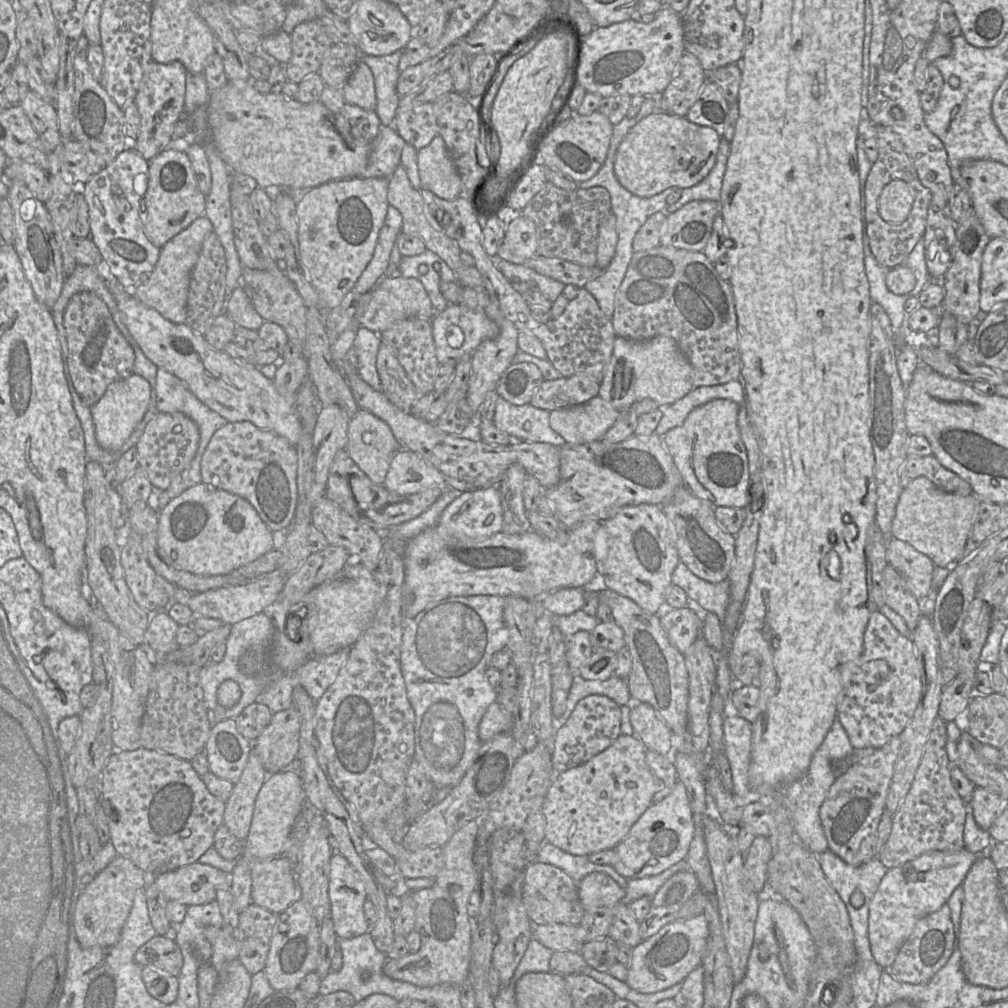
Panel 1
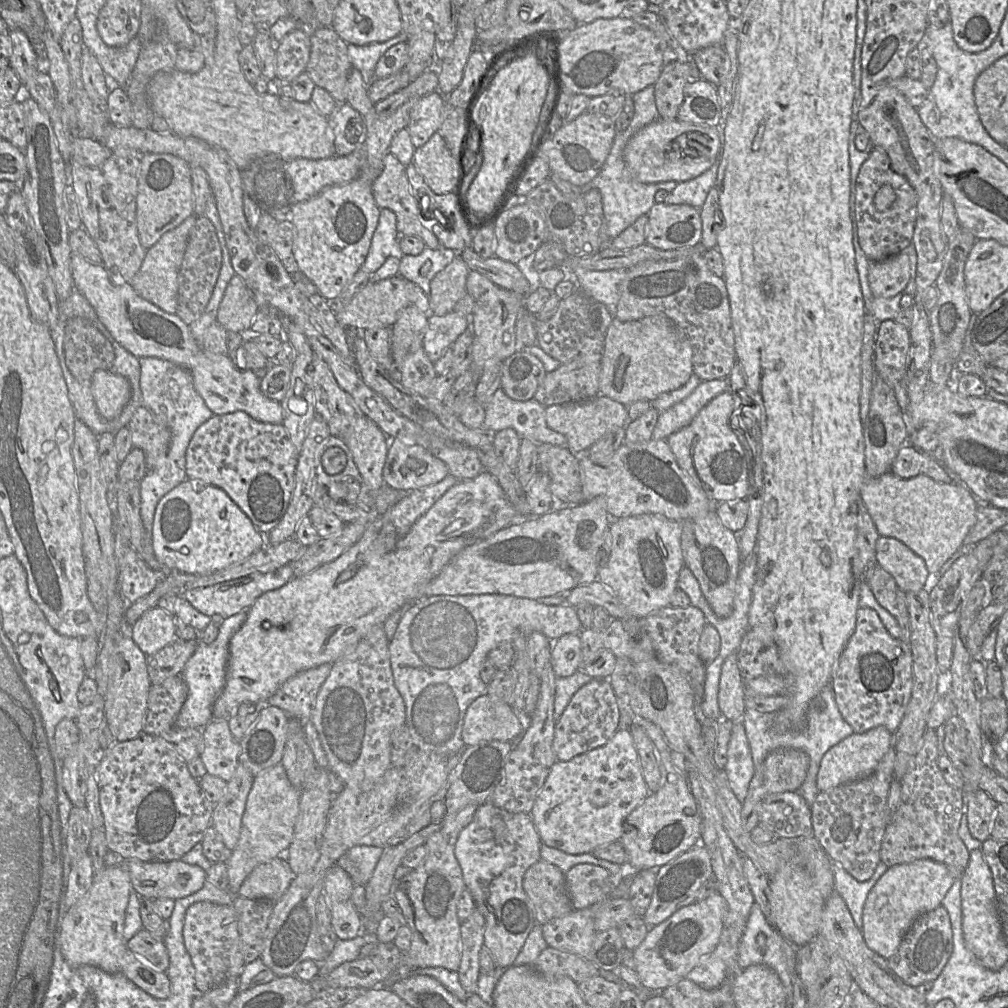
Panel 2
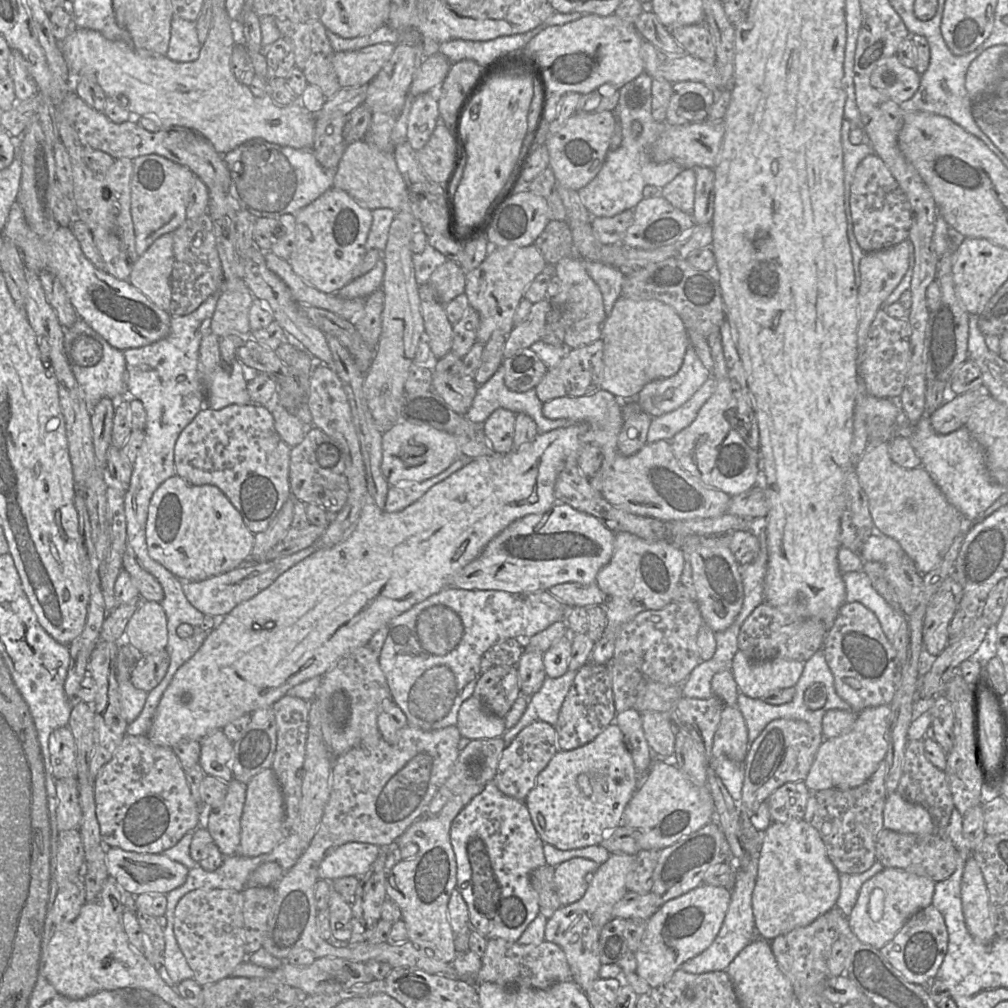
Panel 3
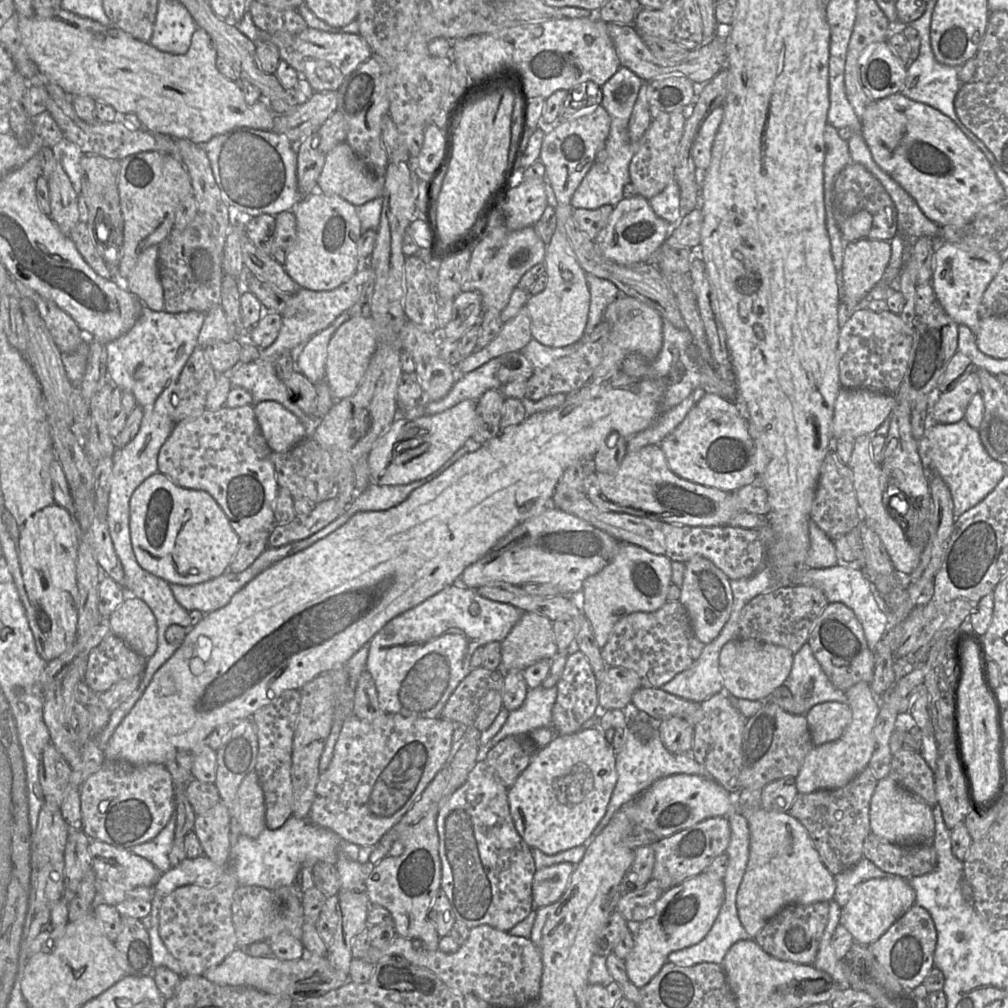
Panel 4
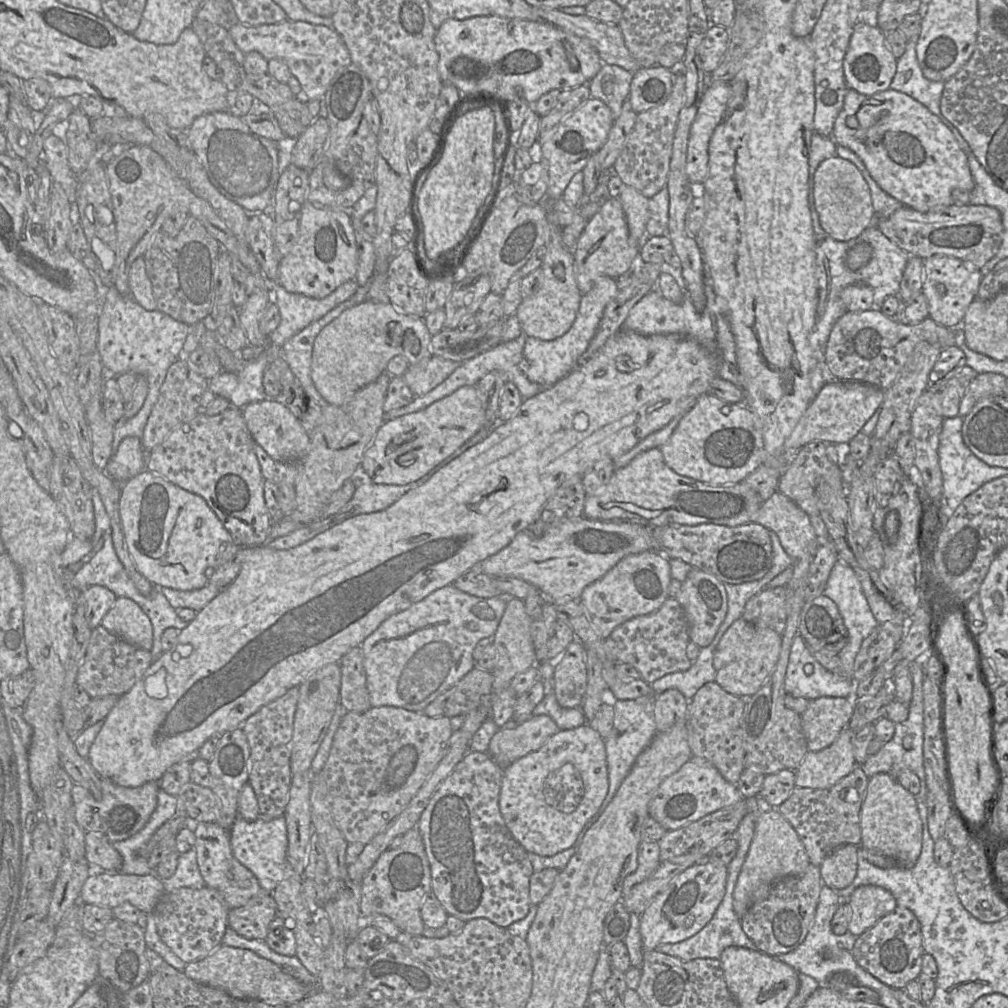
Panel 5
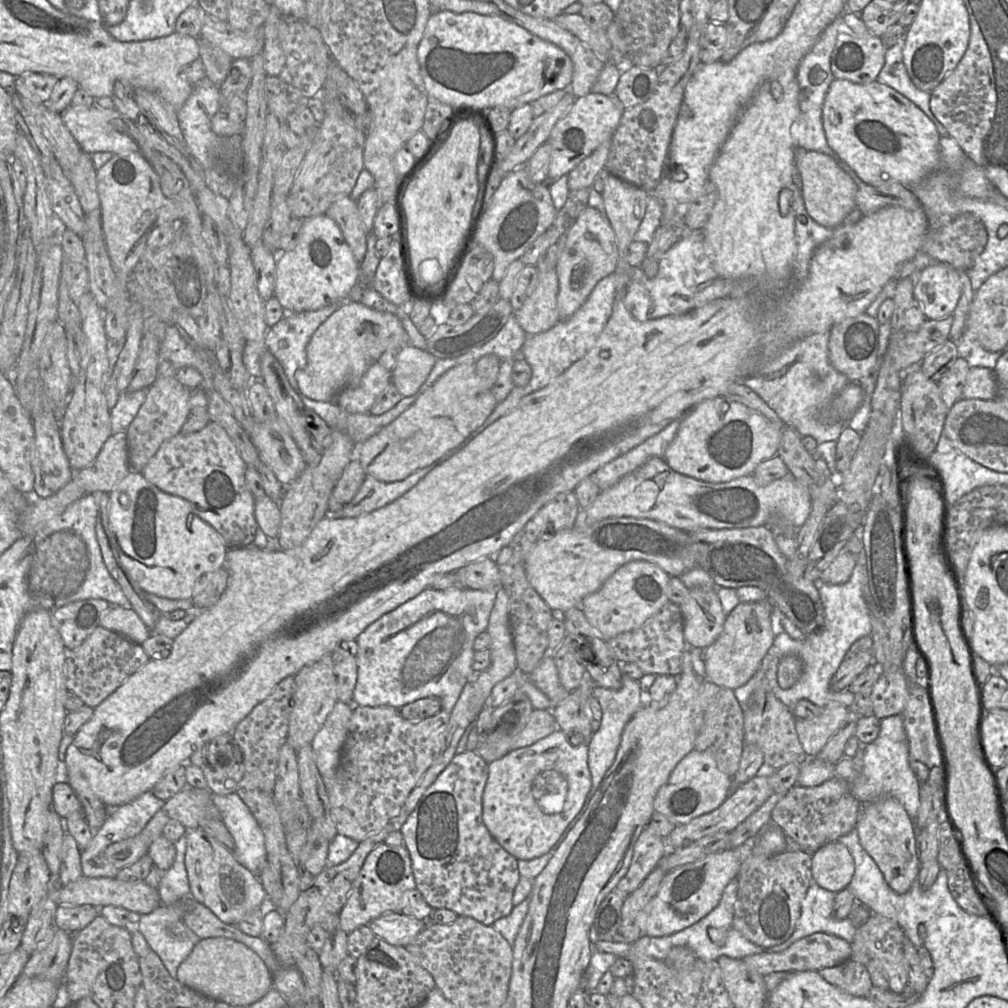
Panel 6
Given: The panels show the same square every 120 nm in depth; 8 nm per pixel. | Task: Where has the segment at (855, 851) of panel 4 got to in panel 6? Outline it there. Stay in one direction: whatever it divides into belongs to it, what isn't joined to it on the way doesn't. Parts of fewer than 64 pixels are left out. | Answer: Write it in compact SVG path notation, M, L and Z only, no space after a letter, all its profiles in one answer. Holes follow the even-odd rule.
M834 777L814 787L792 787L775 805L771 813L771 822L805 852L814 853L856 828L861 805L851 794L849 783L842 778Z

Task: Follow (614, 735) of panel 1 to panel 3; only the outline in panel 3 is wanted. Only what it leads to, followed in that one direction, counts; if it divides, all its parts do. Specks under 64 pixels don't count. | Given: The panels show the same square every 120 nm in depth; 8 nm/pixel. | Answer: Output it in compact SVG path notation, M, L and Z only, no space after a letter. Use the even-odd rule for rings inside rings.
M588 661L576 671L559 710L554 725L558 750L573 750L591 742L609 725L614 724L616 714L609 671L605 665Z

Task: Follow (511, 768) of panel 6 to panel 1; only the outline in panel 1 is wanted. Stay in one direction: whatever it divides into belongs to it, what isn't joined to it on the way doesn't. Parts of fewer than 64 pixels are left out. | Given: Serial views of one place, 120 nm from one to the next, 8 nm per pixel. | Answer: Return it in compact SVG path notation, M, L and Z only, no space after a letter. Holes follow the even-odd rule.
M621 734L607 749L587 762L556 773L543 803L546 842L578 856L616 848L633 824L653 803L654 794L664 788L663 781L654 776L646 763L646 750L635 735Z

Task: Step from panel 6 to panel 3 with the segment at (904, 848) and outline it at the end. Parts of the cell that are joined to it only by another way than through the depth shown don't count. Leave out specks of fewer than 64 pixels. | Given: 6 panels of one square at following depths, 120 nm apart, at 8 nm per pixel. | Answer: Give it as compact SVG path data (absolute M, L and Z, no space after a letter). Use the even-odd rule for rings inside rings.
M894 792L886 798L883 827L903 834L926 835L932 832L933 822L924 807L908 802L898 792Z

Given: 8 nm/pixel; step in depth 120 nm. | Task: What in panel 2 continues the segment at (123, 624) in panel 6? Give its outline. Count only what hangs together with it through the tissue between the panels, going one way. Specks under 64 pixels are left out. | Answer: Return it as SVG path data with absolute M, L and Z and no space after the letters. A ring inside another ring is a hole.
M159 606L150 608L130 625L129 636L146 655L151 655L176 639L176 620Z

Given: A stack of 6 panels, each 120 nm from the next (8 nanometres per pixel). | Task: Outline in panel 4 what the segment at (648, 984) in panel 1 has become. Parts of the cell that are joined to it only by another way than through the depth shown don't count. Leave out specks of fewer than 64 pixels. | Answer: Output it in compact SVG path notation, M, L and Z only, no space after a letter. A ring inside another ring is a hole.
M704 871L667 889L655 902L650 916L634 925L634 948L625 960L629 980L639 989L669 961L671 952L702 941L712 928L725 900L722 879L713 879Z

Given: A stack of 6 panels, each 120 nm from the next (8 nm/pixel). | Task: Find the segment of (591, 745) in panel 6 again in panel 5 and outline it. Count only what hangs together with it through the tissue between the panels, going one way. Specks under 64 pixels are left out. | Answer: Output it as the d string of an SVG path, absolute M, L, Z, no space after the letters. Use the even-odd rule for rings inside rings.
M608 689L603 692L603 696L605 697L603 702L611 704L614 708L614 720L612 733L605 739L609 789L598 813L602 813L605 810L622 781L628 775L638 755L650 744L654 736L658 733L653 714L653 697L642 696L631 700L618 700Z

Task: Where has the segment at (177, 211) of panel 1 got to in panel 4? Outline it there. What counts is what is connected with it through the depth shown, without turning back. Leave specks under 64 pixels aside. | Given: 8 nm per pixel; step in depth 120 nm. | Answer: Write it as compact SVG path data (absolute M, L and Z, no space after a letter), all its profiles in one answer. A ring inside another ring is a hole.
M146 151L120 160L117 188L124 222L122 250L119 251L118 274L123 278L127 278L134 269L140 254L148 247L161 243L173 230L176 209L183 198L192 194L192 186L185 167L173 156L156 151Z

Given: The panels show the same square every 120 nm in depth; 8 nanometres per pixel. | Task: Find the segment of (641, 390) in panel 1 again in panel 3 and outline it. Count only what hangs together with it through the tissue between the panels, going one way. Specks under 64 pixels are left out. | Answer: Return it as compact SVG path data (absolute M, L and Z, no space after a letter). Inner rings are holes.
M621 296L602 325L603 354L599 389L625 402L635 399L649 382L674 375L681 367L689 345L686 327L674 309L658 300L632 300Z

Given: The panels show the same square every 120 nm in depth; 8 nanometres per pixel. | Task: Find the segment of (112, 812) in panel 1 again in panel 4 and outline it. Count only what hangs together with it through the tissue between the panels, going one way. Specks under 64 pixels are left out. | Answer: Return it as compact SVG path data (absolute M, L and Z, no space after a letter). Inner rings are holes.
M105 760L80 791L82 831L91 839L130 849L156 837L175 814L175 790L163 764L134 765Z

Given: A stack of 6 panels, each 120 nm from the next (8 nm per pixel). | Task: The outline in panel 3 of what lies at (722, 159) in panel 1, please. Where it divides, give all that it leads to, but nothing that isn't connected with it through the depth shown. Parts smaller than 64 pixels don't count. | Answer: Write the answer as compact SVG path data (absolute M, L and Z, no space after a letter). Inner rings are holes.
M693 169L681 172L662 188L661 197L675 208L692 215L694 209L696 177Z

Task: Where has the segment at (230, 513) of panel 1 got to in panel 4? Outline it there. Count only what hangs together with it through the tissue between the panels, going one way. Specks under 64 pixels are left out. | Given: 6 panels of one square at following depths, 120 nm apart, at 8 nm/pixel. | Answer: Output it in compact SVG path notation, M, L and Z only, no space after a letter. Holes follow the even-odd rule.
M159 472L134 490L129 501L129 529L138 564L169 584L195 585L221 576L241 542L209 493L180 487Z

